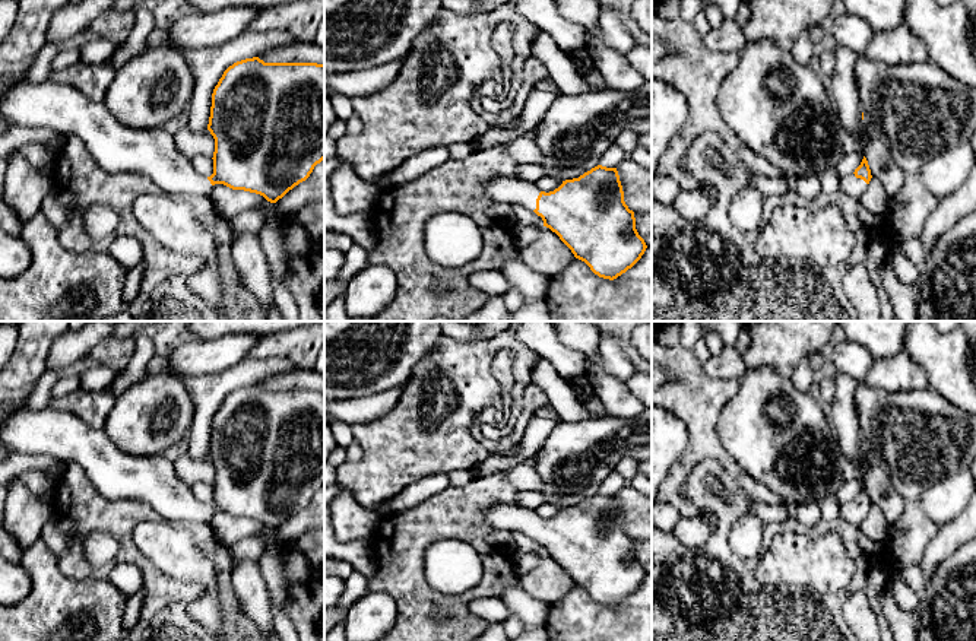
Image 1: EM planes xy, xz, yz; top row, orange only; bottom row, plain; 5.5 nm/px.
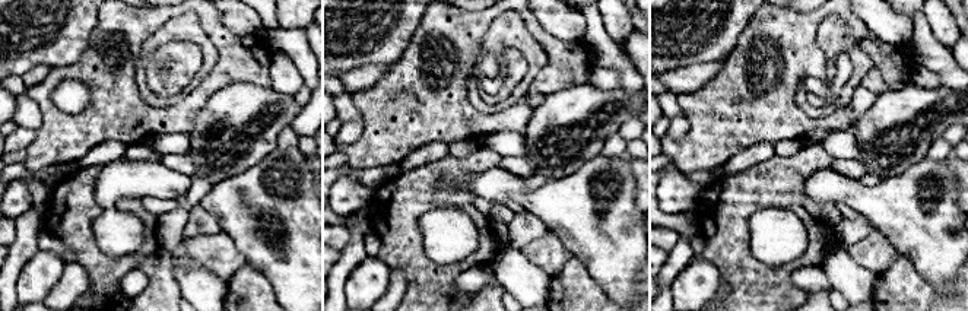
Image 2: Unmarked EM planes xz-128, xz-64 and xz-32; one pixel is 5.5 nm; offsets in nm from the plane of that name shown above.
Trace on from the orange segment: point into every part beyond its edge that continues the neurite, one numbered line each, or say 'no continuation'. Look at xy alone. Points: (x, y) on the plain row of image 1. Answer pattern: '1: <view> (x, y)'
1: xy (116, 475)

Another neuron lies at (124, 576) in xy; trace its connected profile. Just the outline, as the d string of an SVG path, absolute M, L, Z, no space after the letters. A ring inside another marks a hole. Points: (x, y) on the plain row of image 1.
M117 562L110 572L108 581L124 596L131 597L143 586L143 575L134 564Z

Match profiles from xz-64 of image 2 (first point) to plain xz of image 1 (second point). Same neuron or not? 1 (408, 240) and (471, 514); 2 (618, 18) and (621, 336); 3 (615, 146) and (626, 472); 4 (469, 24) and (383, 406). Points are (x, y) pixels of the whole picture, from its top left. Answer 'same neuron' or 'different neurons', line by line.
1: same neuron
2: different neurons
3: different neurons
4: different neurons

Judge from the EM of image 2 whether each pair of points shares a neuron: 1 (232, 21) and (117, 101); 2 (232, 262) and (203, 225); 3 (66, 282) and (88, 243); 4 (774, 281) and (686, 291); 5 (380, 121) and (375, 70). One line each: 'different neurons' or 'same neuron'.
1: different neurons
2: different neurons
3: different neurons
4: different neurons
5: different neurons

